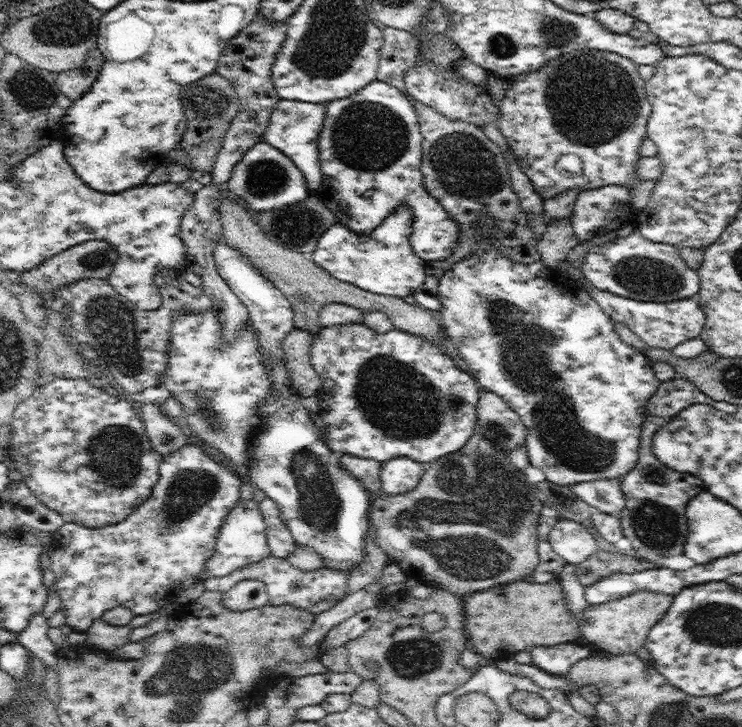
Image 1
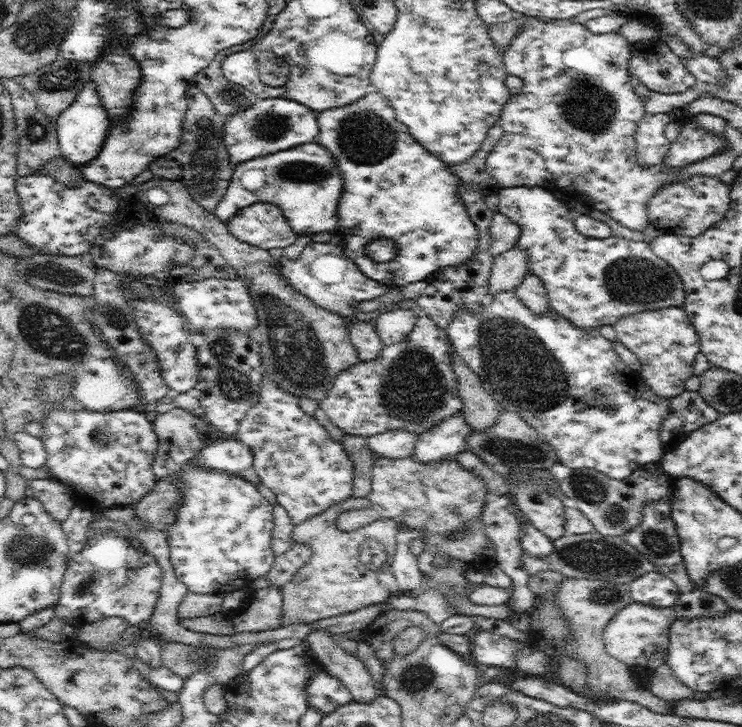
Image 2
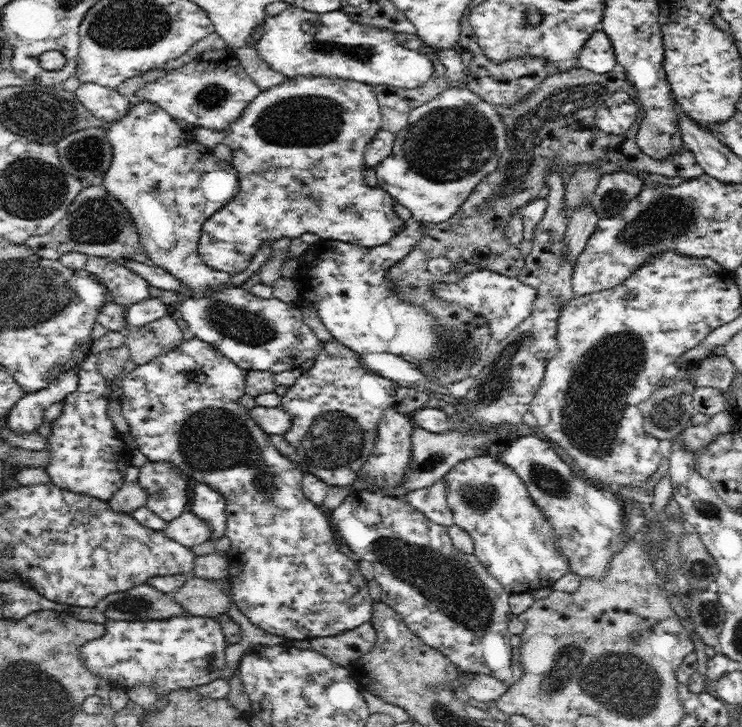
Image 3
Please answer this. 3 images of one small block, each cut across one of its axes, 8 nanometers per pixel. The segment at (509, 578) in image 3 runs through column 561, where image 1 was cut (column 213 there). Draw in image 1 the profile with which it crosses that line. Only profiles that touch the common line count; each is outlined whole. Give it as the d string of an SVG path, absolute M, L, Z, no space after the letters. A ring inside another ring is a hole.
M254 499L240 500L222 522L218 531L216 550L210 559L206 559L206 569L199 575L198 581L204 582L210 578L230 575L234 570L246 568L250 564L264 560L268 554L271 554L271 550L267 543L266 524L259 504Z

